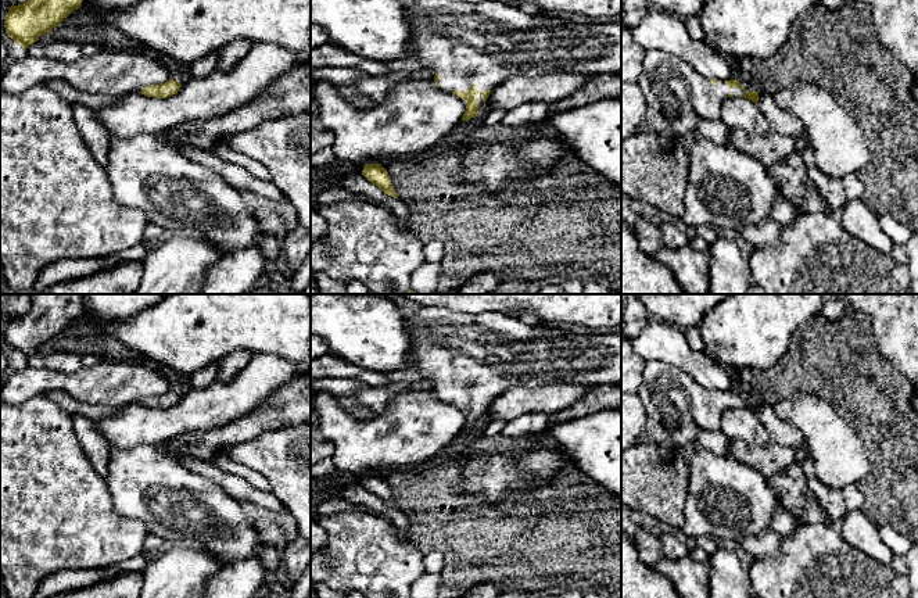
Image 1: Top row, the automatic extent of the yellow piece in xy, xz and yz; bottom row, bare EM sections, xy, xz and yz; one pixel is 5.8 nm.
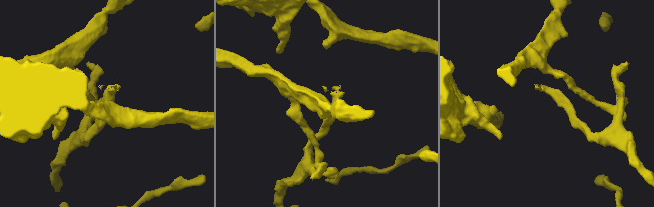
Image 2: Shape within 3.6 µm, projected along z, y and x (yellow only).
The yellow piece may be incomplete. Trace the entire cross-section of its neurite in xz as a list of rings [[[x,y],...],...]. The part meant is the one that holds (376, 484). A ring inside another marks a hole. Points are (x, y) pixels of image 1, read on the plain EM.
[[[365,475],[362,486],[376,495],[379,499],[381,499],[386,505],[398,509],[395,499],[391,494],[390,486],[386,479],[381,477],[381,475]]]

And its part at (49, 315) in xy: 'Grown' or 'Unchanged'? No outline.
Unchanged

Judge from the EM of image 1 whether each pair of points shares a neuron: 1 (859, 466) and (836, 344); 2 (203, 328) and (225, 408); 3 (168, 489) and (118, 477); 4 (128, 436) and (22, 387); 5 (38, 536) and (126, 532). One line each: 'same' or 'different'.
1: different
2: different
3: same
4: different
5: same

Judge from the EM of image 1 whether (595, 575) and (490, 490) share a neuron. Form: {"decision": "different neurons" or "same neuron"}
{"decision": "different neurons"}

